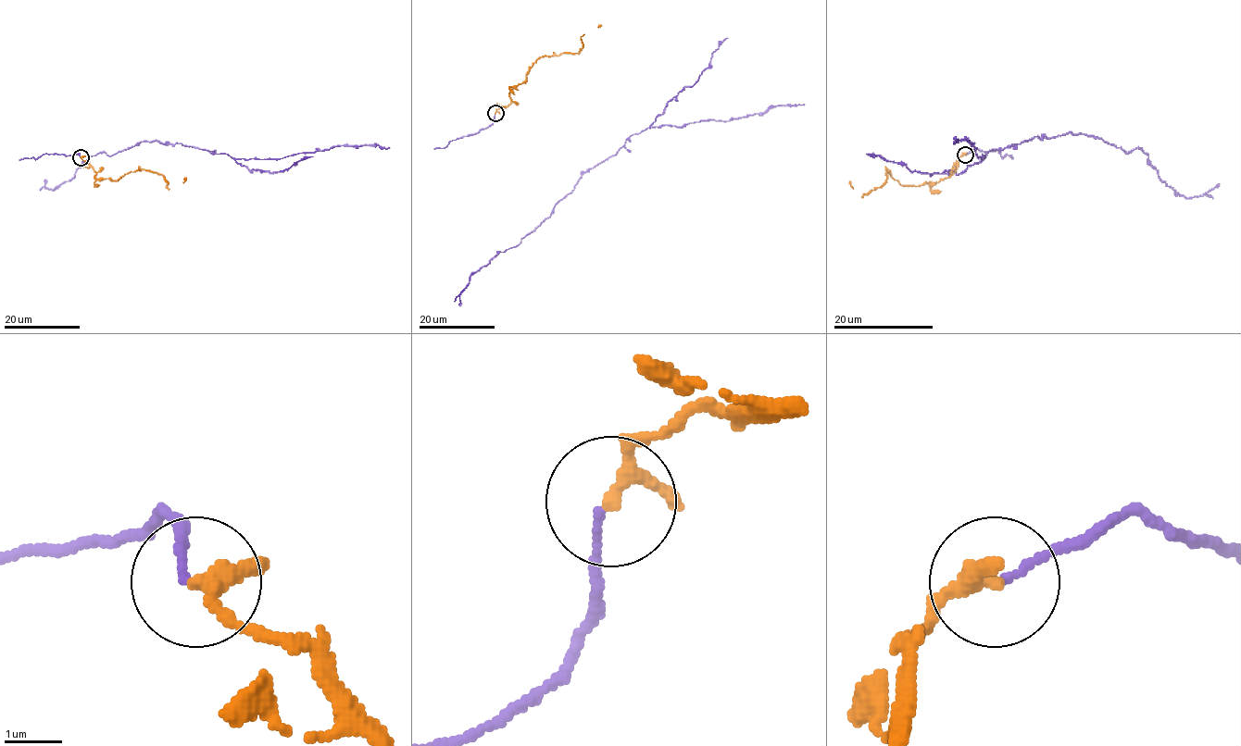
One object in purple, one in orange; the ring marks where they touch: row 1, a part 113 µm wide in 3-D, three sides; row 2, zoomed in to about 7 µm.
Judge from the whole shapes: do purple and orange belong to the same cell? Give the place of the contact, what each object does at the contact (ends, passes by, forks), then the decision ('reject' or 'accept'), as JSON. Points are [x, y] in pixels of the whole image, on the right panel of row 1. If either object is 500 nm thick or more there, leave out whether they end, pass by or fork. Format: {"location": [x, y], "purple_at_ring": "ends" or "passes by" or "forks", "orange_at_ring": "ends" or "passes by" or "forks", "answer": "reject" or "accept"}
{"location": [965, 155], "purple_at_ring": "ends", "orange_at_ring": "passes by", "answer": "accept"}

